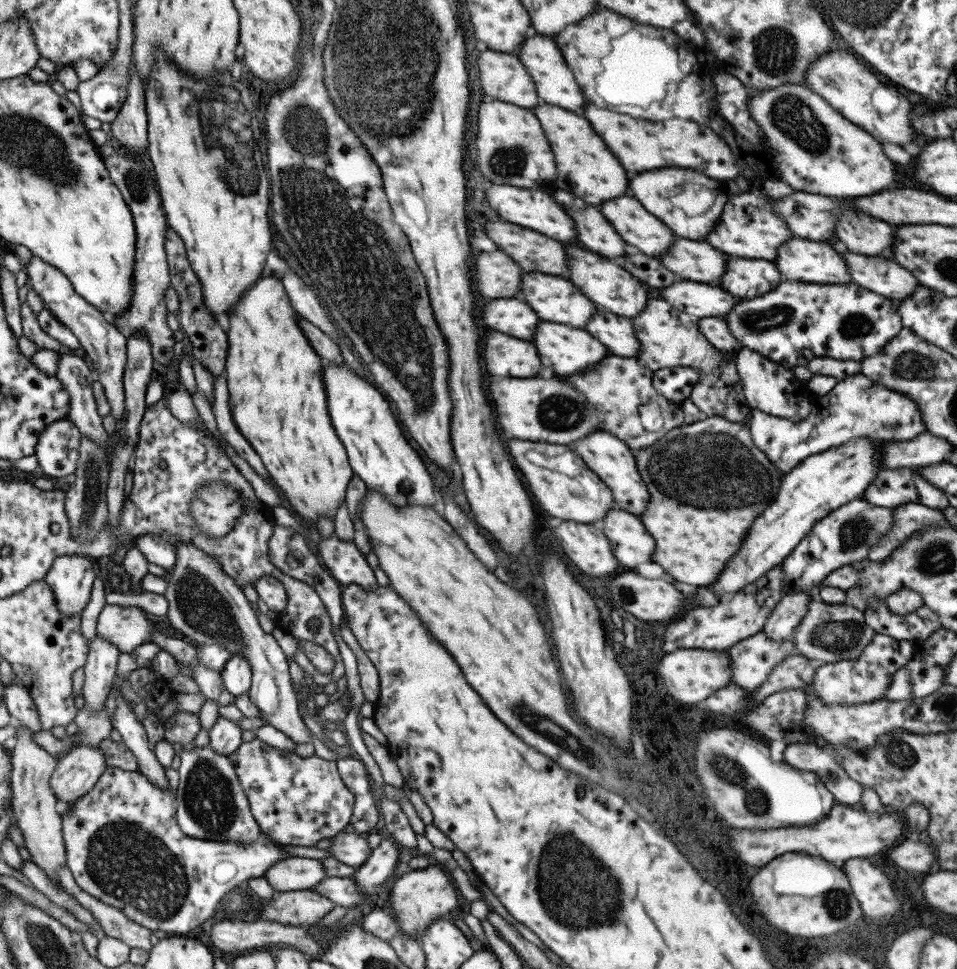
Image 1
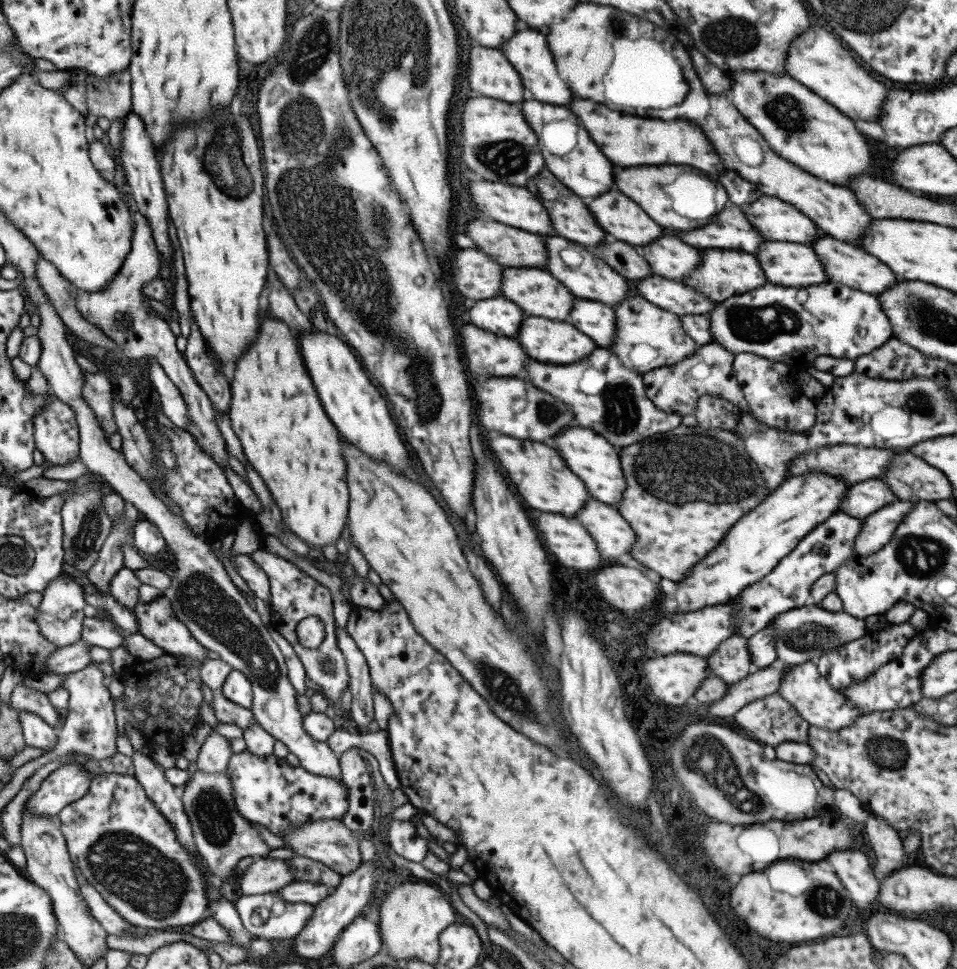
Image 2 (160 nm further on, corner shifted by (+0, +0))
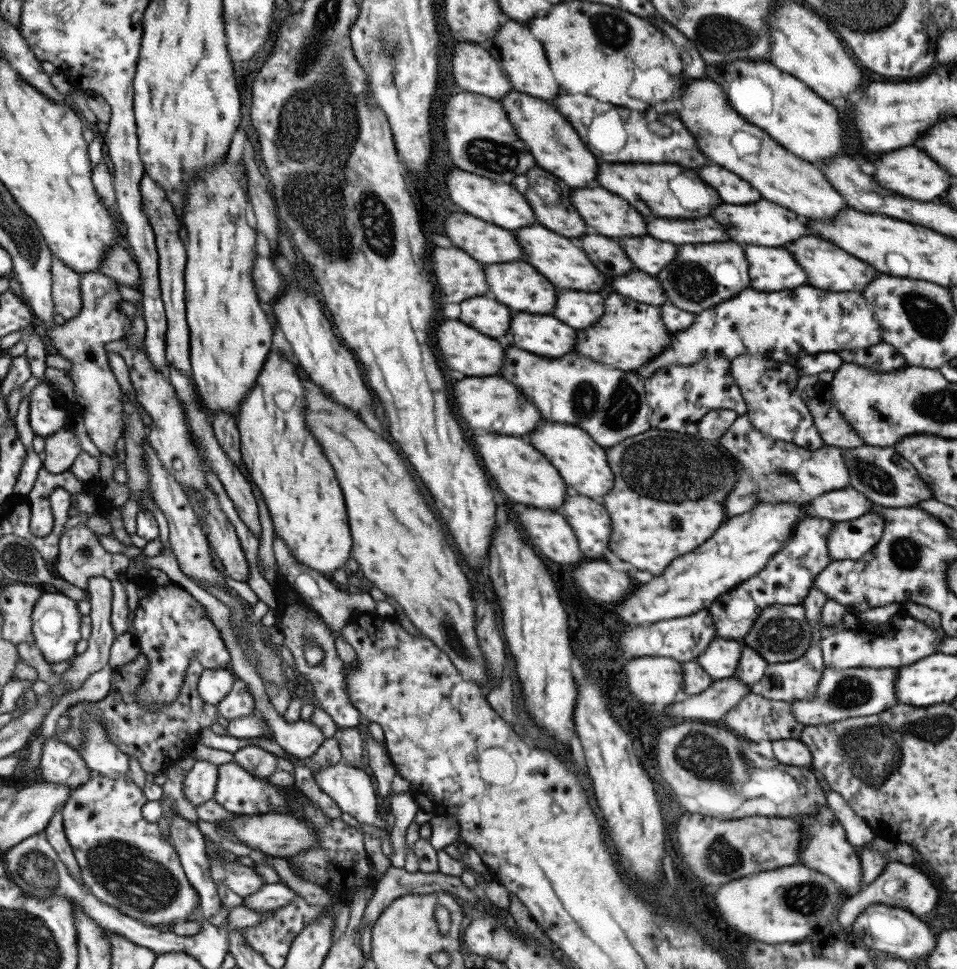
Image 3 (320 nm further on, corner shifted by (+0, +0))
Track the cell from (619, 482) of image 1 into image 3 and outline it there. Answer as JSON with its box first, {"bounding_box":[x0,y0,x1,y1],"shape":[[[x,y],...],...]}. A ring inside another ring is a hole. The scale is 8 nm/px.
{"bounding_box":[526,422,613,500],"shape":[[[545,422],[529,432],[526,439],[535,450],[539,450],[553,468],[561,474],[565,486],[577,490],[579,494],[594,500],[600,500],[610,489],[613,480],[609,465],[607,464],[606,451],[604,447],[594,444],[591,437],[577,426],[557,424],[557,422]]]}

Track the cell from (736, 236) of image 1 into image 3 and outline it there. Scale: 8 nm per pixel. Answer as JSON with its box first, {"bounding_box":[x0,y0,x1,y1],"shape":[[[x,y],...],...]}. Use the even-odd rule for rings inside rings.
{"bounding_box":[645,218,725,244],"shape":[[[647,218],[645,220],[647,236],[653,236],[671,244],[687,242],[725,242],[725,230],[711,218],[693,220],[671,220],[671,218]]]}

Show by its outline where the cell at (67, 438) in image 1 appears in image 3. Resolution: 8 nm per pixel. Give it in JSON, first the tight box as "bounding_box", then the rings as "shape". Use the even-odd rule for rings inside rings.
{"bounding_box":[28,383,72,438],"shape":[[[37,383],[28,394],[28,421],[33,434],[45,438],[48,434],[68,428],[67,420],[72,417],[72,407],[64,404],[52,387]]]}

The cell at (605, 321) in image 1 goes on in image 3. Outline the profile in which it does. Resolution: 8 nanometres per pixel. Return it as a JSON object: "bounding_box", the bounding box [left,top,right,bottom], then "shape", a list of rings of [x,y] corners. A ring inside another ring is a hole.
{"bounding_box":[553,290,603,330],"shape":[[[557,290],[553,316],[575,330],[583,330],[601,316],[603,301],[598,292]]]}

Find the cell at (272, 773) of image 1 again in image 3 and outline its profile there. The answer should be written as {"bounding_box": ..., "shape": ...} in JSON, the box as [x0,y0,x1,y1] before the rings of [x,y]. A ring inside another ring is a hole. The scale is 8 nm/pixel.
{"bounding_box":[212,760,312,815],"shape":[[[232,760],[217,767],[217,780],[212,797],[221,808],[224,808],[227,812],[232,812],[234,815],[293,814],[297,809],[302,809],[305,805],[312,803],[294,785],[269,785],[267,778],[251,776]],[[287,799],[292,802],[292,806],[288,806]]]}

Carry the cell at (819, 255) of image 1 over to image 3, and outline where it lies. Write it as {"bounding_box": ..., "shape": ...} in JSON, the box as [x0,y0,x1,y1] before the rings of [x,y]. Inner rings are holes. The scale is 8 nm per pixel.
{"bounding_box":[745,246,806,292],"shape":[[[745,246],[749,286],[761,292],[773,292],[806,284],[805,271],[783,248]]]}

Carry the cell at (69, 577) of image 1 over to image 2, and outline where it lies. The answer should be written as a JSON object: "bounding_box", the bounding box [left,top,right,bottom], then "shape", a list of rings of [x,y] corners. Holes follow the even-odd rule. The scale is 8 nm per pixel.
{"bounding_box":[38,575,87,648],"shape":[[[61,575],[40,593],[43,595],[38,617],[41,634],[53,645],[57,645],[57,648],[75,643],[80,638],[84,618],[83,607],[87,605],[84,599],[85,590],[71,577]]]}

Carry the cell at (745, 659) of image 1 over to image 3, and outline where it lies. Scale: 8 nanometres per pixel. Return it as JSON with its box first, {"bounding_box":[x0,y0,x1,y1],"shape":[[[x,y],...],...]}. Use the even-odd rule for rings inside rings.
{"bounding_box":[695,637,742,680],"shape":[[[717,637],[695,660],[713,680],[719,680],[732,676],[741,650],[742,644],[738,641]]]}

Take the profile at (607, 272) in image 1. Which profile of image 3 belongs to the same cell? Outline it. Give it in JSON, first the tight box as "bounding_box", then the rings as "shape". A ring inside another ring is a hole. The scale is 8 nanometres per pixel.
{"bounding_box":[511,226,605,292],"shape":[[[527,226],[527,228],[517,228],[511,232],[517,238],[517,244],[523,250],[525,260],[541,274],[545,276],[553,286],[559,288],[569,288],[576,291],[599,292],[605,284],[605,277],[601,272],[589,264],[585,254],[575,248],[567,238],[561,238],[559,234],[553,234],[551,230],[545,230],[543,226]]]}

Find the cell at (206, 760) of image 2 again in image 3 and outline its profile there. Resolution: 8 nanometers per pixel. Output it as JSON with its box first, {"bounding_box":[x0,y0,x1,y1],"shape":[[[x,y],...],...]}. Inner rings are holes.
{"bounding_box":[181,760,217,806],"shape":[[[195,760],[181,781],[184,798],[193,806],[204,804],[212,798],[216,780],[217,766],[206,760]]]}

